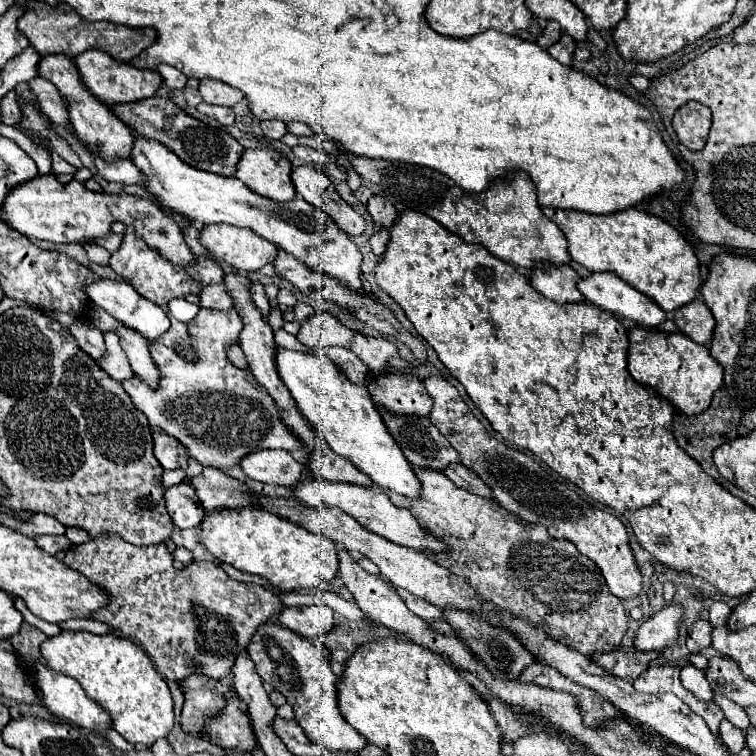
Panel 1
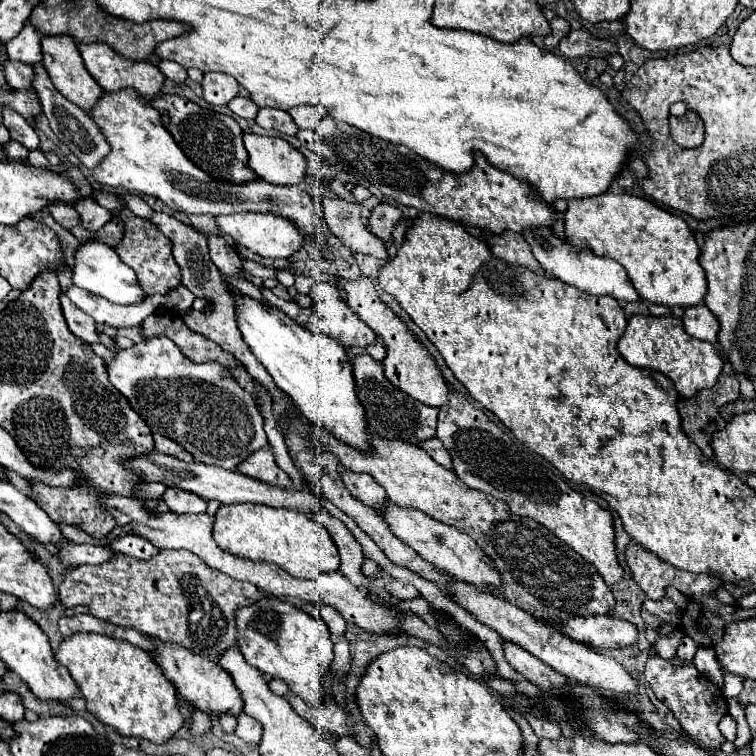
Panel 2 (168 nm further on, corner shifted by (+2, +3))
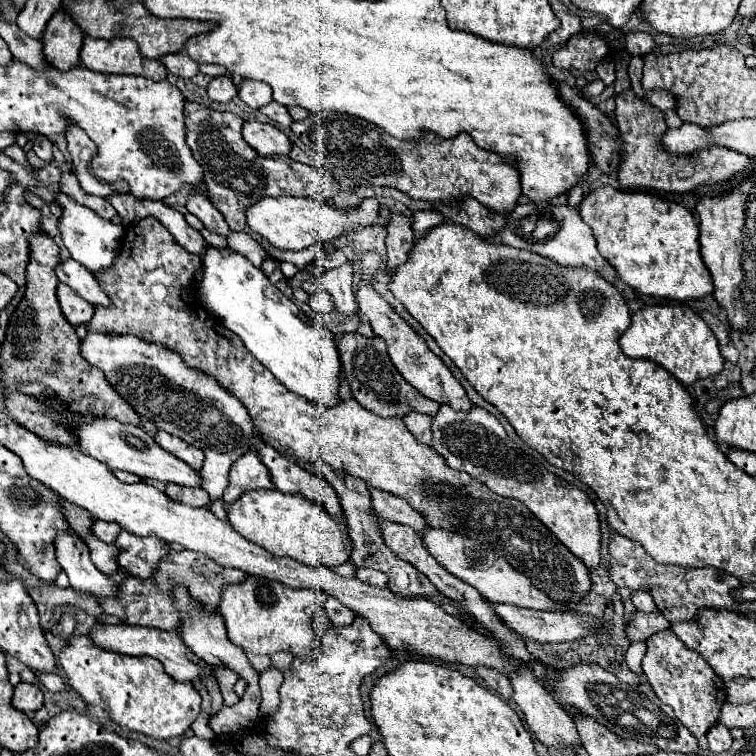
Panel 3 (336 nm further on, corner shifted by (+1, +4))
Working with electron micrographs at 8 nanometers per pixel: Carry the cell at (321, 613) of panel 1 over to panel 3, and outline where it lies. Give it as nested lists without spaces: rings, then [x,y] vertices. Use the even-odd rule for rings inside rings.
[[[327,597],[327,601],[324,603],[324,610],[329,617],[329,621],[335,625],[335,627],[345,627],[345,625],[351,625],[353,619],[355,619],[355,611],[347,609],[341,601],[337,601],[335,597]]]

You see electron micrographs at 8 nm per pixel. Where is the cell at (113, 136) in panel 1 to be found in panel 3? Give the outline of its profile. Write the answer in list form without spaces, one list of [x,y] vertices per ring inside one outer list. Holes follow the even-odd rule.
[[[59,9],[55,17],[47,21],[41,41],[47,61],[51,61],[51,65],[57,69],[71,69],[73,65],[79,65],[83,33],[69,13],[65,13],[65,9]]]

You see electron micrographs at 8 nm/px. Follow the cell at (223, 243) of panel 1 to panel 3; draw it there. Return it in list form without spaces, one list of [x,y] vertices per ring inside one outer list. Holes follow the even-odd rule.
[[[263,197],[259,203],[247,209],[247,225],[261,233],[273,247],[277,249],[291,249],[301,251],[303,247],[309,247],[317,241],[331,241],[341,235],[347,235],[351,231],[357,231],[361,227],[371,227],[379,219],[379,201],[363,199],[359,205],[351,209],[337,209],[325,199],[313,199],[313,197]]]

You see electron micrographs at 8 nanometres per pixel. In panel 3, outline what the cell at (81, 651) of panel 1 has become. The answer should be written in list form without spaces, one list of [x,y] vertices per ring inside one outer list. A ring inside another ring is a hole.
[[[81,635],[61,651],[59,665],[65,669],[71,687],[89,703],[99,705],[109,717],[129,731],[145,733],[153,739],[181,737],[197,719],[201,709],[201,695],[195,685],[173,681],[163,665],[153,657],[119,655],[95,647],[89,637]]]

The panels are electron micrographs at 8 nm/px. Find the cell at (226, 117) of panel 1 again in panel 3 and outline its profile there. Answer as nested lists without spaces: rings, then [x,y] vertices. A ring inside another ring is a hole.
[[[245,79],[239,85],[239,97],[253,109],[259,109],[267,103],[273,101],[273,91],[269,89],[269,85],[261,83],[261,81],[253,81],[253,79]]]

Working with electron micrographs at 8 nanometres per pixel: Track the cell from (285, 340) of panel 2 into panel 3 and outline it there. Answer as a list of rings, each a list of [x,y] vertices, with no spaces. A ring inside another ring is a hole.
[[[209,245],[205,253],[201,255],[203,263],[203,281],[199,285],[199,299],[203,307],[217,317],[227,329],[237,333],[247,347],[251,355],[255,355],[287,389],[293,389],[293,393],[303,395],[319,405],[333,407],[339,401],[339,375],[341,375],[341,361],[337,353],[337,345],[333,339],[333,333],[327,327],[315,325],[293,301],[289,301],[271,281],[267,275],[253,267],[241,253],[233,253],[229,247],[217,249]]]

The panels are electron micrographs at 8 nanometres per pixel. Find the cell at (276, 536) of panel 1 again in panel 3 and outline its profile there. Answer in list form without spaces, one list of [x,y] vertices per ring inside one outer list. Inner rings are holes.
[[[277,489],[243,493],[233,505],[229,505],[227,515],[233,529],[245,539],[277,557],[291,557],[305,565],[337,567],[349,561],[353,549],[345,521],[333,521],[333,517],[325,513],[325,505],[317,505],[317,501],[301,497],[301,493],[281,493]]]

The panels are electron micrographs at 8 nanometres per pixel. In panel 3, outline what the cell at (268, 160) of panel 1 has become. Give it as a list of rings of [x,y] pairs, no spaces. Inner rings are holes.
[[[245,121],[241,133],[243,139],[263,157],[287,155],[291,149],[291,141],[287,139],[287,135],[273,125],[265,125],[259,121]]]

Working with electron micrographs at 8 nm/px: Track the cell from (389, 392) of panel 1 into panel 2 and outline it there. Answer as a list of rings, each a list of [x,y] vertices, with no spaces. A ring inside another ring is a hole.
[[[335,277],[335,281],[340,288],[346,290],[348,294],[348,306],[384,340],[386,344],[386,350],[388,350],[388,356],[386,360],[382,362],[384,366],[384,374],[386,378],[396,386],[400,388],[404,394],[408,394],[410,398],[416,398],[418,402],[422,404],[428,404],[428,406],[442,406],[448,398],[448,386],[440,374],[440,370],[436,368],[436,362],[432,360],[432,356],[428,354],[428,350],[412,336],[412,332],[406,328],[406,324],[380,300],[378,292],[374,290],[374,284],[368,280],[368,278],[360,278],[356,282],[352,280],[340,279],[341,277]]]

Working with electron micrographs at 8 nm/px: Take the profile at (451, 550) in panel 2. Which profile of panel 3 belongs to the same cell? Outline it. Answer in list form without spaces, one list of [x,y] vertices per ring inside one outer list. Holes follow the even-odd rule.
[[[425,529],[423,533],[423,545],[427,547],[427,551],[437,559],[439,565],[443,565],[451,575],[459,577],[461,581],[473,585],[487,601],[493,603],[511,603],[517,607],[529,607],[535,611],[565,611],[567,607],[563,603],[555,603],[551,601],[551,597],[547,597],[541,589],[531,585],[531,579],[525,577],[523,573],[517,573],[517,569],[513,569],[501,555],[493,553],[491,549],[481,547],[477,541],[463,537],[463,535],[455,535],[451,531],[445,529]]]

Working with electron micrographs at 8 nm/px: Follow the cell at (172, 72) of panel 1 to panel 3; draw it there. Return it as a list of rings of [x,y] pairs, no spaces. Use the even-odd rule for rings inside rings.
[[[177,53],[177,55],[165,55],[161,57],[161,63],[175,75],[183,77],[183,79],[191,79],[197,75],[199,65],[187,55],[187,53]]]

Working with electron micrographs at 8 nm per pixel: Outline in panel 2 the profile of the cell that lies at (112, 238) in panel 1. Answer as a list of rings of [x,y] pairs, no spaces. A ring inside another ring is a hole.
[[[56,204],[56,206],[50,206],[50,214],[52,214],[52,218],[60,224],[60,226],[64,226],[66,230],[72,230],[74,226],[80,226],[82,222],[80,222],[80,216],[76,214],[76,210],[72,208],[72,206],[66,206],[66,204]]]

